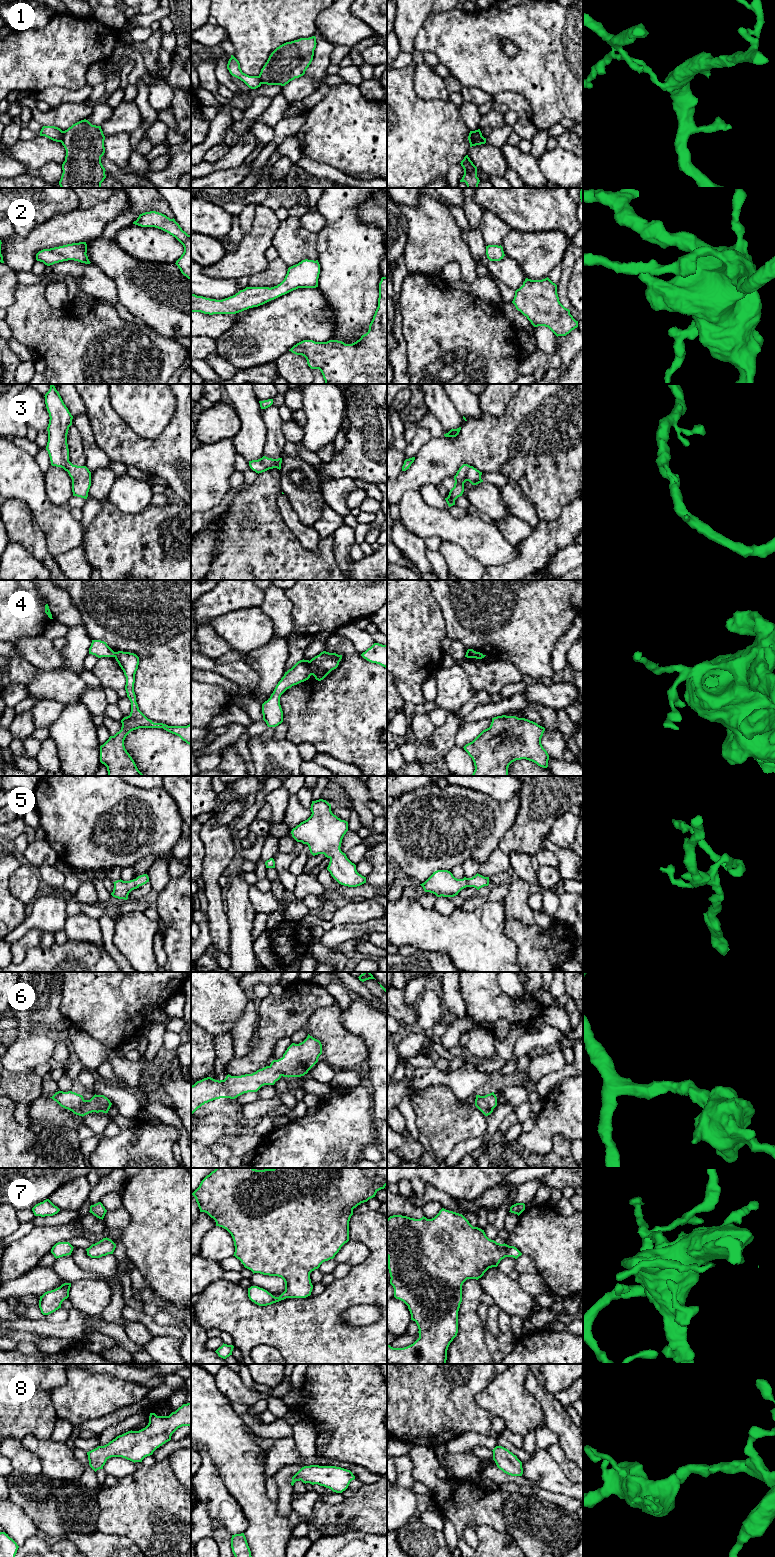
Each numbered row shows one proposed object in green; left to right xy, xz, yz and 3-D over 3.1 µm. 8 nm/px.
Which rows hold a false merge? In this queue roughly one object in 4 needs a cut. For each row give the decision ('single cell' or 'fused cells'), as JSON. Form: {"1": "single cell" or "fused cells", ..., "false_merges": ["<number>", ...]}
{"1": "fused cells", "2": "single cell", "3": "single cell", "4": "fused cells", "5": "single cell", "6": "single cell", "7": "single cell", "8": "single cell", "false_merges": ["1", "4"]}

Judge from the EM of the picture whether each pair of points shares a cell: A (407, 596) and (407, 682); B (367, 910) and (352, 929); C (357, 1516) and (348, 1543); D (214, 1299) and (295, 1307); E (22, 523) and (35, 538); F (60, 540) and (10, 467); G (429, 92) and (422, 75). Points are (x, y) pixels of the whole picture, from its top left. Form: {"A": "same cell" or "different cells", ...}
{"A": "same cell", "B": "different cells", "C": "different cells", "D": "same cell", "E": "same cell", "F": "same cell", "G": "same cell"}

